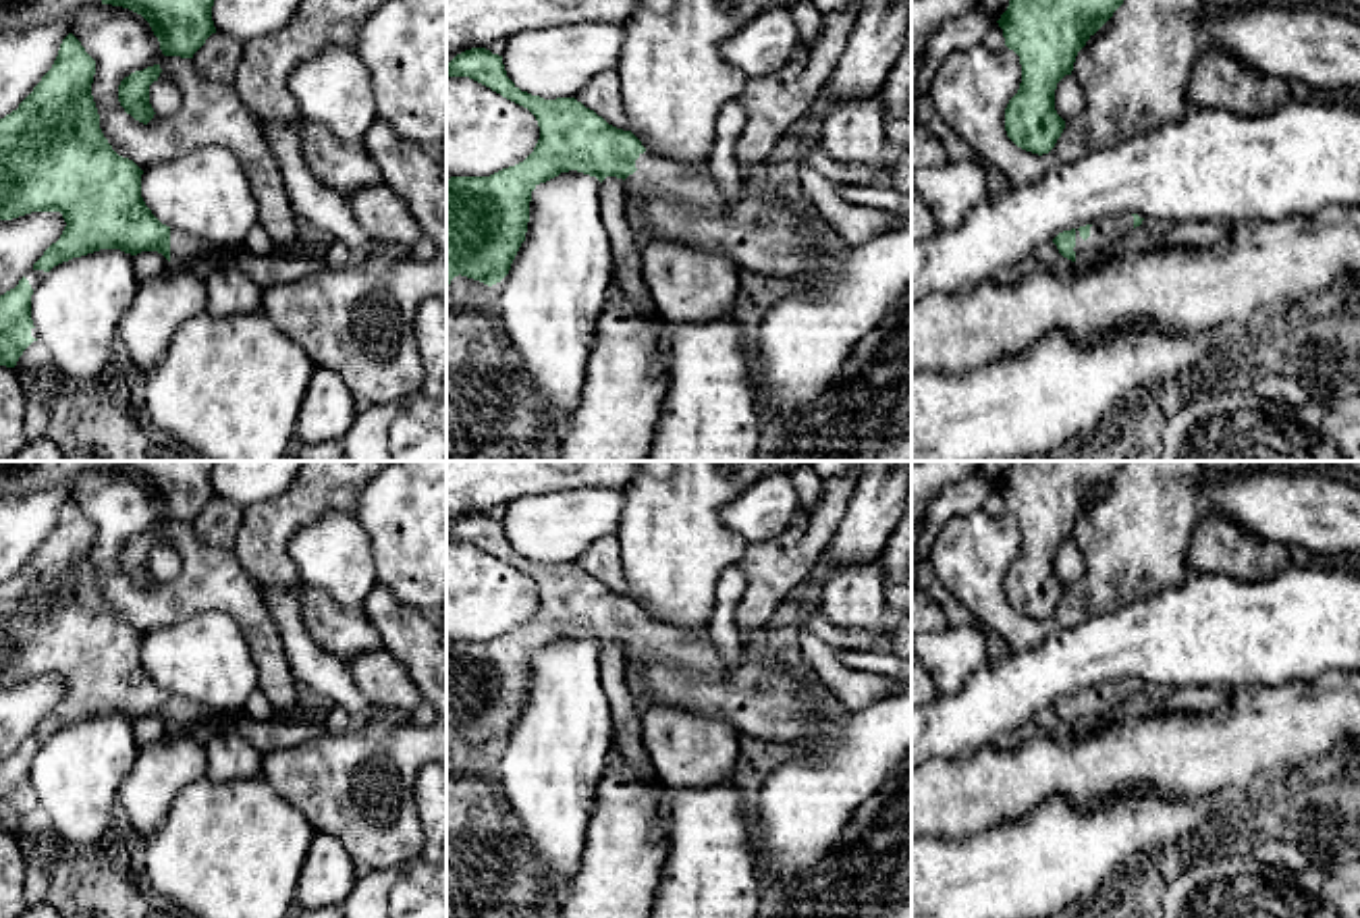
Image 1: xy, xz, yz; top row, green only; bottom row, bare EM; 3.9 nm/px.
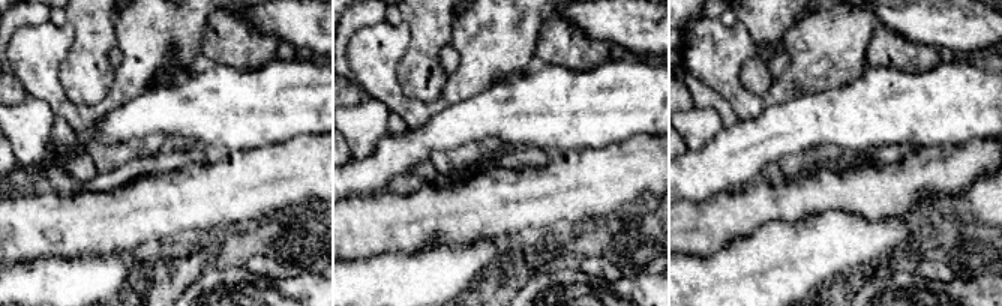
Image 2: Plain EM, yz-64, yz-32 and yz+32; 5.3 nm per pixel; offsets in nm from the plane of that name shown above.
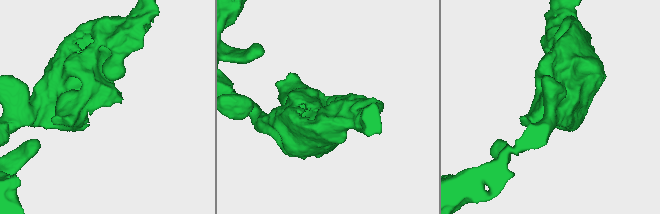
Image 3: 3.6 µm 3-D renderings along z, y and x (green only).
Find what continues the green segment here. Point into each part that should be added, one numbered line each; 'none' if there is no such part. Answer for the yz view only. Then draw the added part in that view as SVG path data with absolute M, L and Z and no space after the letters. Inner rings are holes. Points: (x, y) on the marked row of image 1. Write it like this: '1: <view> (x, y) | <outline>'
1: yz (1107, 233) | M1121 214L1115 218L1100 218L1092 222L1090 237L1084 241L1076 228L1076 262L1082 264L1092 258L1109 255L1123 243L1134 228L1134 216Z

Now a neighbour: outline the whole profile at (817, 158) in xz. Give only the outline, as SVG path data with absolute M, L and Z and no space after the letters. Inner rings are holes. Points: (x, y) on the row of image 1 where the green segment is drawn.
M816 145L806 156L806 166L831 179L833 183L864 185L864 187L889 185L887 170L868 170L862 166L837 164L828 154L820 150L820 145Z

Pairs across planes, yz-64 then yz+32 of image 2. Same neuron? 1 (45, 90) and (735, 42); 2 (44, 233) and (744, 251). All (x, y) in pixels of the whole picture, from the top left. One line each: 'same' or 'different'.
1: same
2: different

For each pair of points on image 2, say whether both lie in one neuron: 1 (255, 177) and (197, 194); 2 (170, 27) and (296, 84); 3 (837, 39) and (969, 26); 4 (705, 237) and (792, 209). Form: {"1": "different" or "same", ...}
{"1": "same", "2": "different", "3": "different", "4": "same"}

